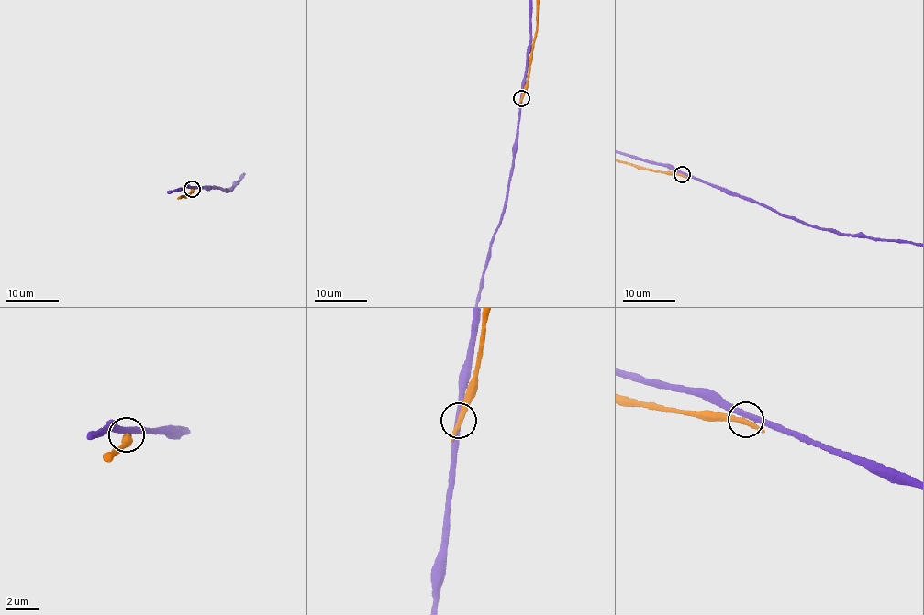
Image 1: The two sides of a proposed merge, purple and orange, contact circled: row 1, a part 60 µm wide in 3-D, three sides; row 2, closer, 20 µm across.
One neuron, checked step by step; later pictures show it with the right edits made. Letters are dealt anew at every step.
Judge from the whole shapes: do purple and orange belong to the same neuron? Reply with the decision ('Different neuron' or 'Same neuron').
Different neuron

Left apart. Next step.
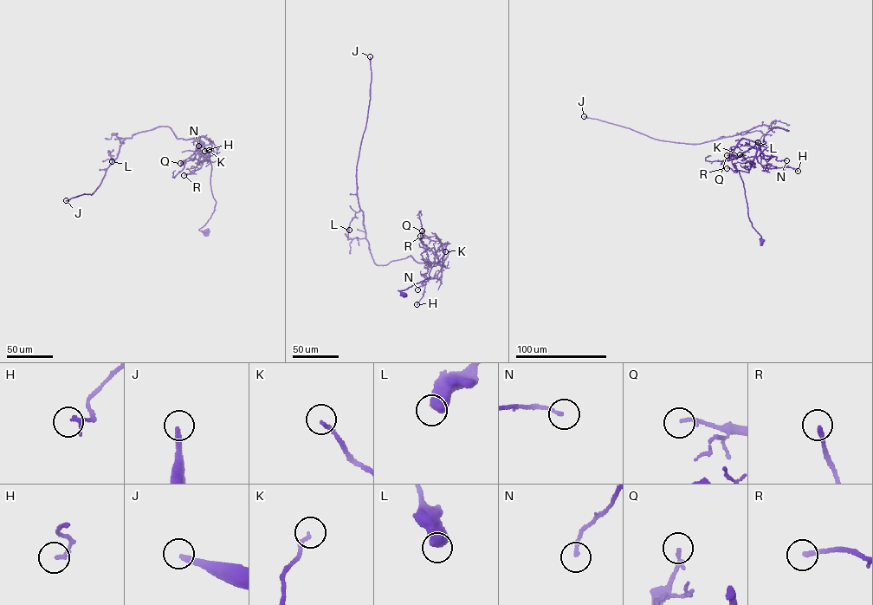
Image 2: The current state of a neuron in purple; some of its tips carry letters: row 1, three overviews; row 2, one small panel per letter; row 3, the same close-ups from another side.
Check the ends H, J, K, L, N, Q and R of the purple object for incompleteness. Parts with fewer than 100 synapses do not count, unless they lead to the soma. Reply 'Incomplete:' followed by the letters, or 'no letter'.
Incomplete: J

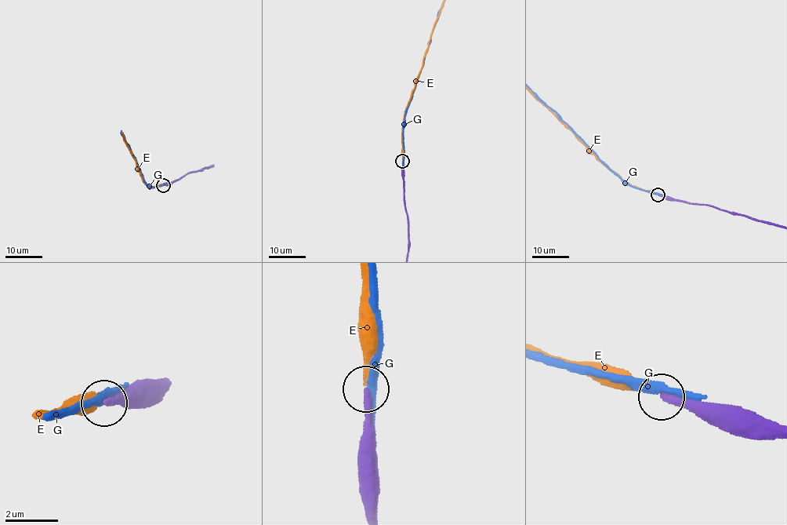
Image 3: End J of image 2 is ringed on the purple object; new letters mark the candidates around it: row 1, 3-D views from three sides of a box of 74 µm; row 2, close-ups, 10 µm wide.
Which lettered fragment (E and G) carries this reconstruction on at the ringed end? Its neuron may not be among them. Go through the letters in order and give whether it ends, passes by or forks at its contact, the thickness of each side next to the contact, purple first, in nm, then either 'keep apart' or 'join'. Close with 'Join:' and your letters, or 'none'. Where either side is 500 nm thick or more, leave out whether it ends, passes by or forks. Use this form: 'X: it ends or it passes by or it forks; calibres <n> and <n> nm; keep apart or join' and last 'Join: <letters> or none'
E: it ends; calibres 240 and 240 nm; keep apart
G: it ends; calibres 440 and 400 nm; keep apart
Join: none

